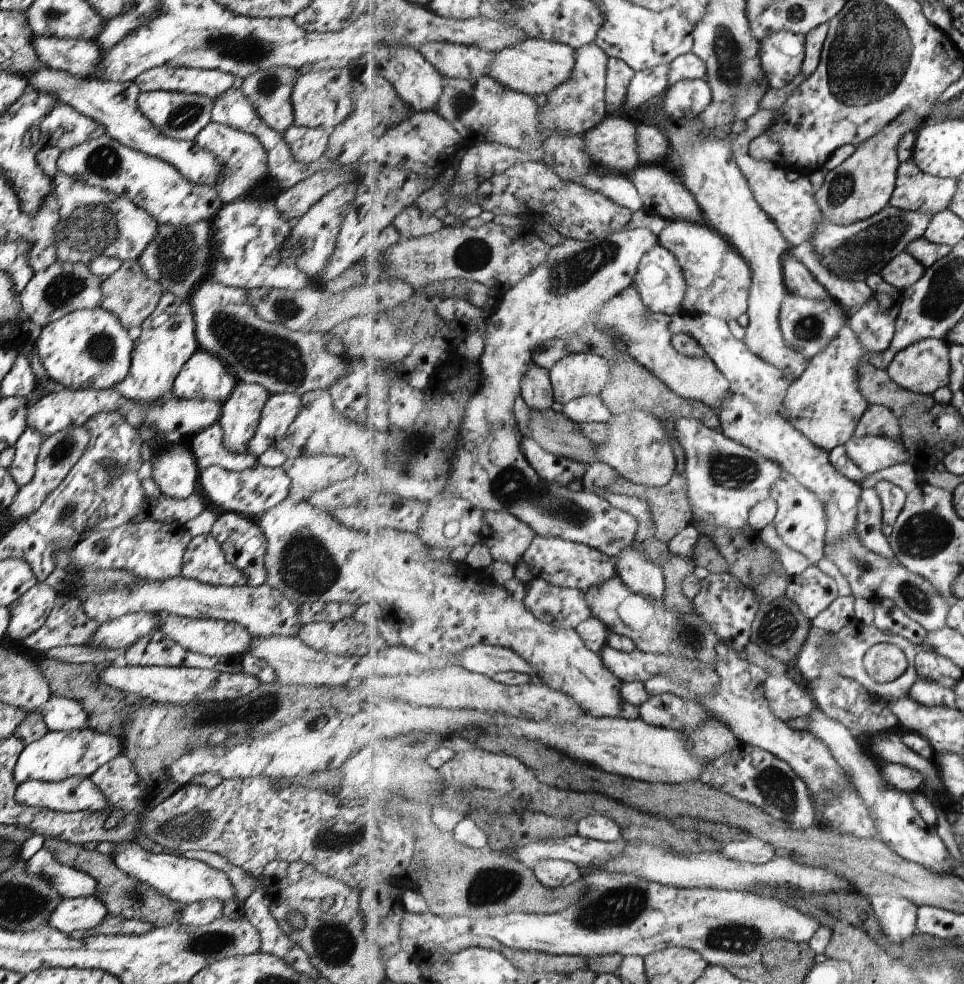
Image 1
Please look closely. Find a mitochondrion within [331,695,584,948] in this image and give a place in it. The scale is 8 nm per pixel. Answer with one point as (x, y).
(492, 886)

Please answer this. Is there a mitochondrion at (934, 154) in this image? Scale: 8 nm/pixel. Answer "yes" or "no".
no

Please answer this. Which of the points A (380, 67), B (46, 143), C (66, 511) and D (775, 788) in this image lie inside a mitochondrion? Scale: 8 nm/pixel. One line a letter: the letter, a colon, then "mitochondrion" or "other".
A: other
B: other
C: mitochondrion
D: mitochondrion

